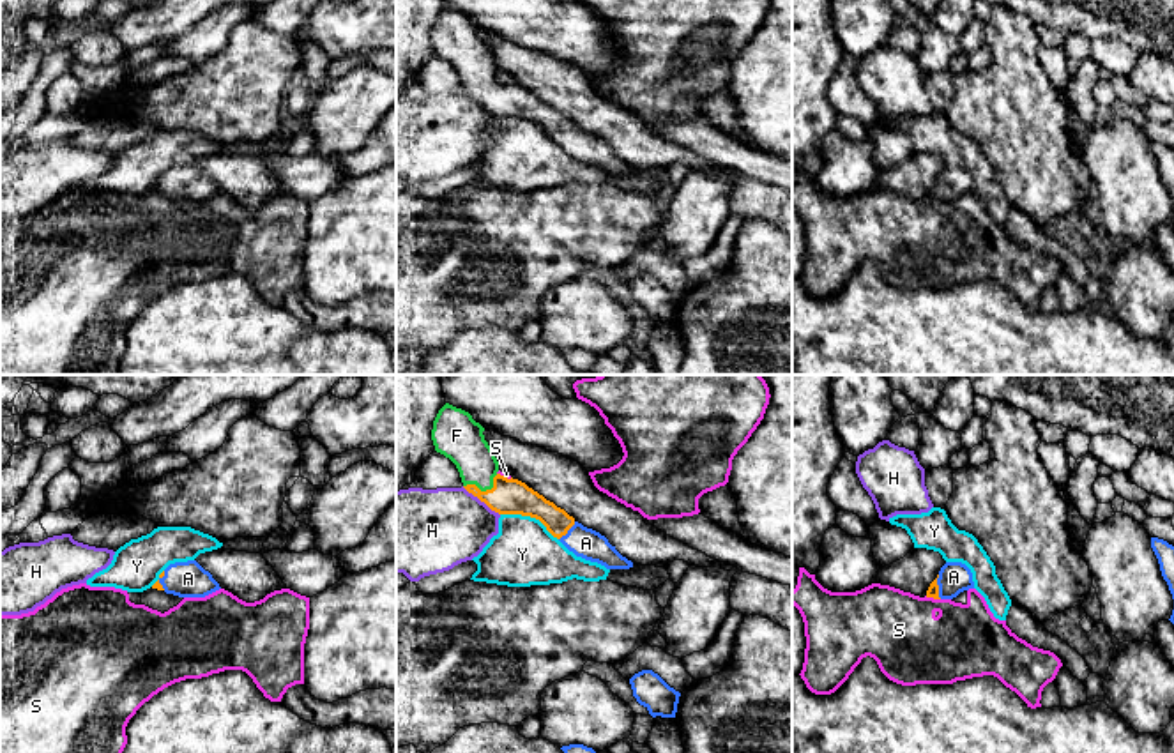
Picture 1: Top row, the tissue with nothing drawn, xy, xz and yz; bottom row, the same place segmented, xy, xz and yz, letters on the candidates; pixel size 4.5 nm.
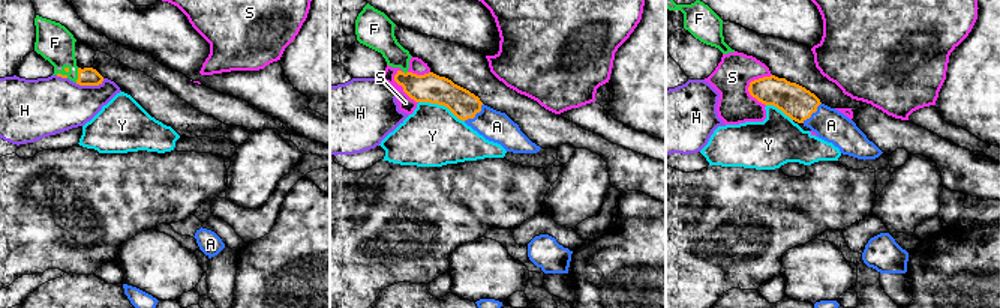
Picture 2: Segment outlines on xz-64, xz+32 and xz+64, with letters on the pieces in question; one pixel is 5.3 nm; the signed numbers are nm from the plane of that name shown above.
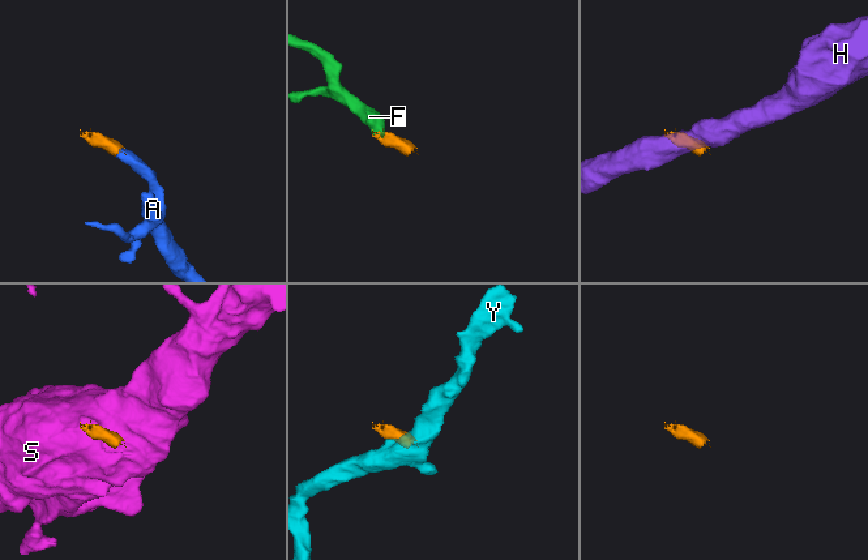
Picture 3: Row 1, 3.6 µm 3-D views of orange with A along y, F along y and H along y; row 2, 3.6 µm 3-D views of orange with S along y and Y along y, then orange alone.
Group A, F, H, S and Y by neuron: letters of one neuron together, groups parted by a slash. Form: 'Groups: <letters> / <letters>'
Groups: A F / H / S / Y

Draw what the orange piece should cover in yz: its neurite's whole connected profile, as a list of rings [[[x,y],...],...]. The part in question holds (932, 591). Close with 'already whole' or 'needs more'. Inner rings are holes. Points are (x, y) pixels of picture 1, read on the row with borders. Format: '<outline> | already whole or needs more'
[[[946,562],[930,583],[926,597],[953,599],[969,589],[974,589],[971,569],[962,562]]] | needs more

